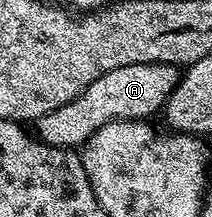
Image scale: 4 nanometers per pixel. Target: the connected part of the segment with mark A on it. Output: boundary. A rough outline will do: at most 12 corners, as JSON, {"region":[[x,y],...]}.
{"region":[[117,66],[37,122],[38,139],[78,149],[114,120],[162,113],[181,72]]}

